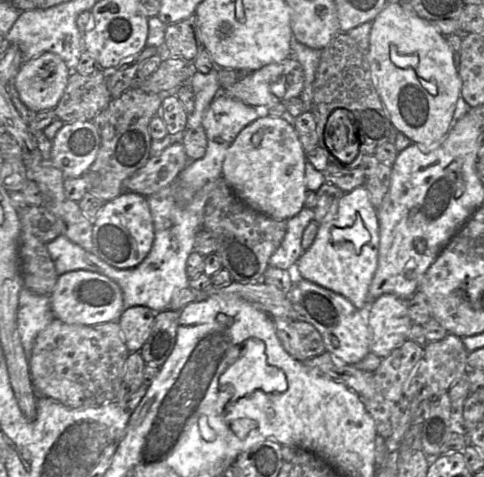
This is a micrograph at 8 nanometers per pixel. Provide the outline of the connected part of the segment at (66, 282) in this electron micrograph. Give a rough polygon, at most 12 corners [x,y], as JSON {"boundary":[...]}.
{"boundary":[[86,270],[58,276],[49,298],[68,324],[117,321],[120,286]]}

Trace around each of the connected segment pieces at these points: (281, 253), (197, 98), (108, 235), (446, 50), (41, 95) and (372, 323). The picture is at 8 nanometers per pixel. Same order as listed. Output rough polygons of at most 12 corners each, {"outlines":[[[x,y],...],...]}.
{"outlines":[[[303,208],[287,220],[269,266],[289,270],[304,252],[303,232],[314,219]],[[216,65],[207,74],[196,72],[188,84],[194,110],[186,129],[202,126],[203,117],[221,92]],[[124,191],[93,219],[96,255],[138,266],[154,241],[148,197]],[[401,3],[367,58],[392,125],[444,140],[463,103],[446,36]],[[45,52],[22,64],[14,85],[38,113],[57,106],[71,71]],[[383,294],[370,303],[370,352],[381,359],[408,340],[407,301]]]}

